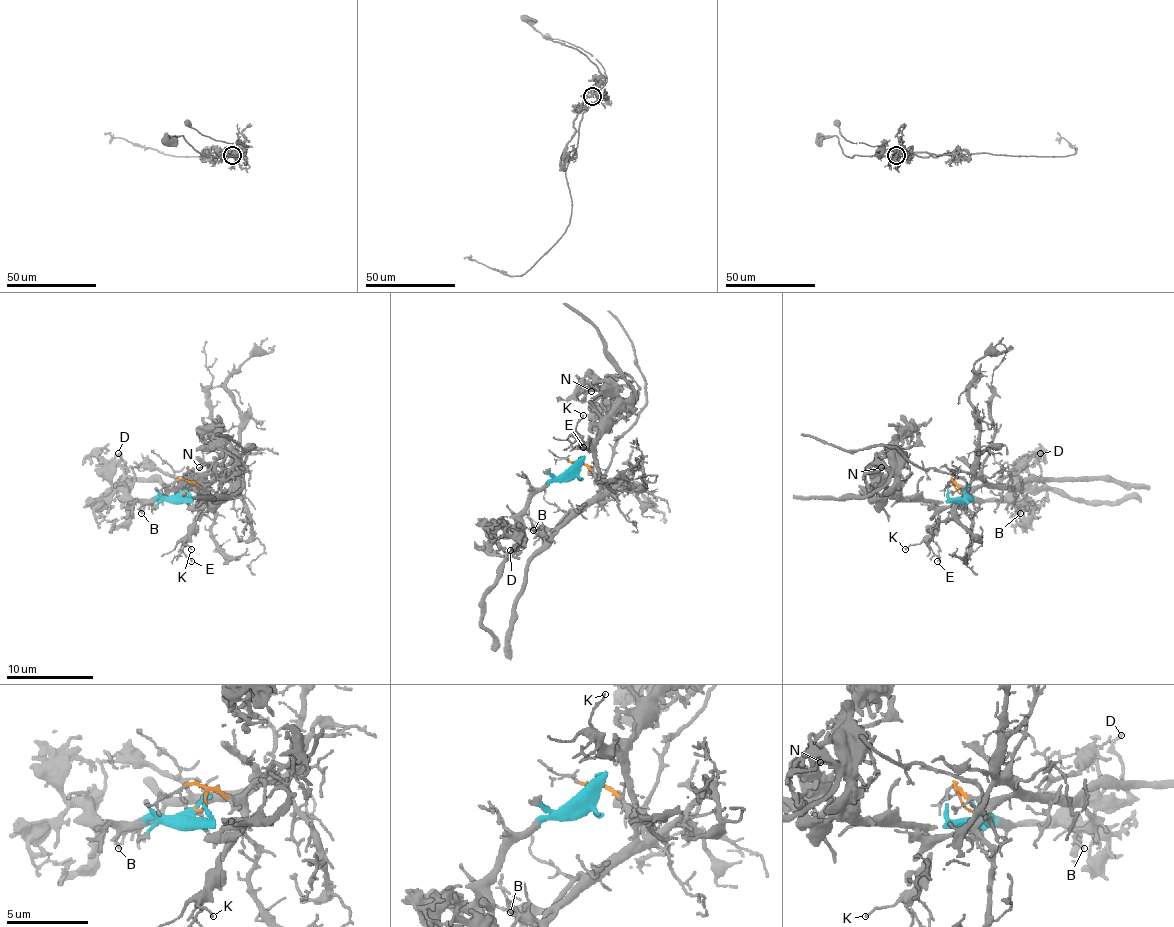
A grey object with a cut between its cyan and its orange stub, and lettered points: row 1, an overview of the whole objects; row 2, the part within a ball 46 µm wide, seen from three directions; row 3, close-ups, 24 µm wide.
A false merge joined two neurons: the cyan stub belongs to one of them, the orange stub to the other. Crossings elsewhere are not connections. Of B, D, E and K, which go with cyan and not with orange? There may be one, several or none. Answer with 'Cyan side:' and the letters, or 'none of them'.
Cyan side: D

